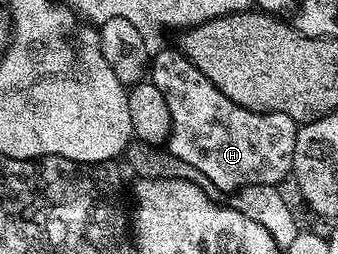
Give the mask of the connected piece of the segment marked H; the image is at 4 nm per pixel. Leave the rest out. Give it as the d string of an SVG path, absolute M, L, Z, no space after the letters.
M174 47L153 54L148 66L148 77L156 87L160 87L160 91L164 91L164 103L168 103L172 119L168 138L169 153L176 159L182 159L196 167L209 184L214 184L218 189L239 191L252 184L278 187L282 185L281 181L285 177L291 176L299 122L293 121L283 113L257 113L232 103L232 99L224 96L183 53Z

